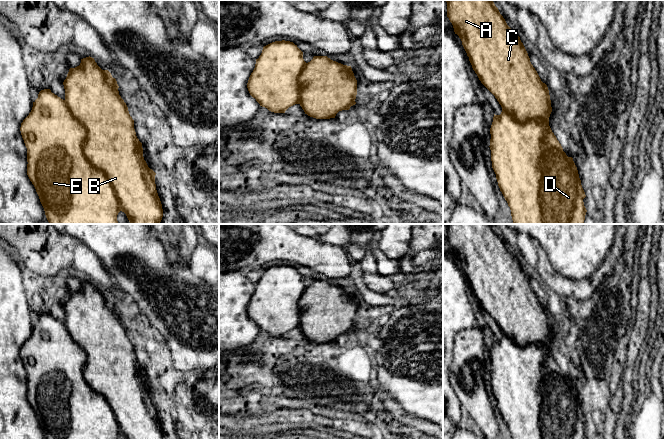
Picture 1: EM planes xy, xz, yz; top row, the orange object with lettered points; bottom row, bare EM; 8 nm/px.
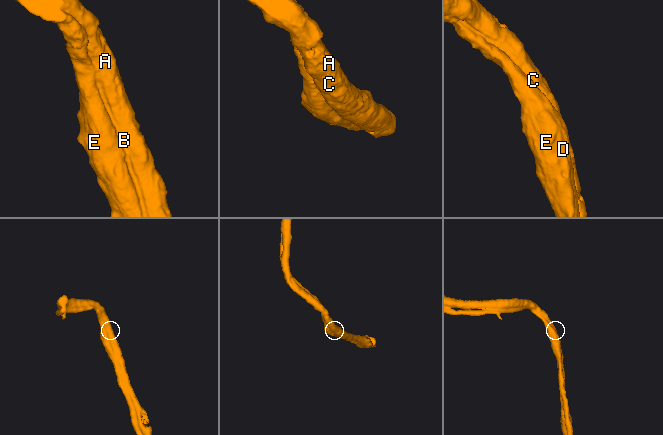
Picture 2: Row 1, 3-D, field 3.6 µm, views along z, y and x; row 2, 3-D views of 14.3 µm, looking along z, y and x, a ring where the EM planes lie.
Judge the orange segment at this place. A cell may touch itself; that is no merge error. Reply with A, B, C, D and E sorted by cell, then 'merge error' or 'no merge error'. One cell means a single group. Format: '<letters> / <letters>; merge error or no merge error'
A B C D E; no merge error

